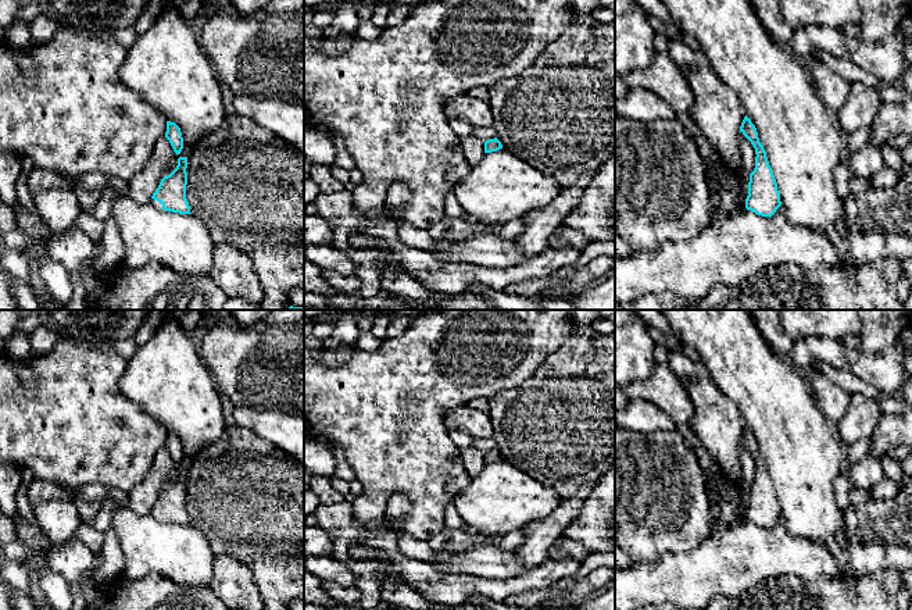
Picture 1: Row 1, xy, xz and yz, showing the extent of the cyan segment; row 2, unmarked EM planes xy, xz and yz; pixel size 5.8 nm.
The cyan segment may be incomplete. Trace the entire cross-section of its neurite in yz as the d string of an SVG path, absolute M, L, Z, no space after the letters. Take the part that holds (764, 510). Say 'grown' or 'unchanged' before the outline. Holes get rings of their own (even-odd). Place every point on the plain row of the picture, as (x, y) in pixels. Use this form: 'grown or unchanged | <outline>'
unchanged | M747 427L741 434L740 443L751 453L757 465L755 479L750 485L745 520L762 528L772 528L782 517L780 504L757 439Z

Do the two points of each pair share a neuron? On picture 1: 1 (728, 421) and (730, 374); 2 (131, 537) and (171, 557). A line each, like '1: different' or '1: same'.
1: different
2: same

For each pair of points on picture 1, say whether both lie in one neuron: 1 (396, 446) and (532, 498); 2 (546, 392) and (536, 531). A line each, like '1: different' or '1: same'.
1: different
2: same

